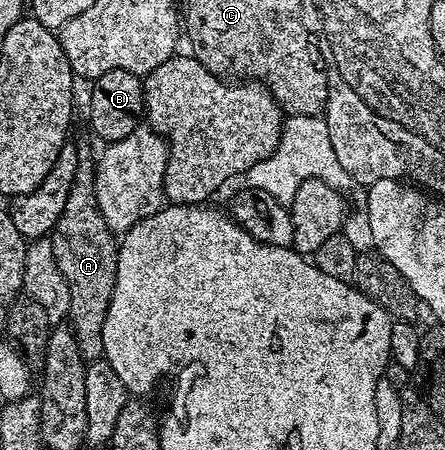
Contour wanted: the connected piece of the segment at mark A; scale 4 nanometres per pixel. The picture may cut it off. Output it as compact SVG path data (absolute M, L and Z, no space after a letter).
M77 140L75 147L76 174L66 195L66 207L62 207L62 215L58 215L58 223L52 229L50 240L58 271L62 271L62 279L66 279L70 287L67 320L78 343L78 351L89 363L104 356L102 323L106 323L110 295L114 295L114 279L118 271L118 237L98 211L94 153L92 157L92 149L84 141Z

